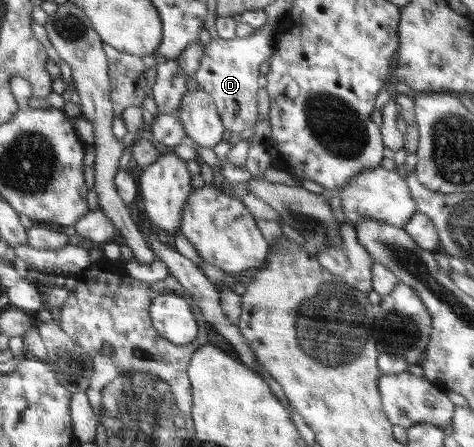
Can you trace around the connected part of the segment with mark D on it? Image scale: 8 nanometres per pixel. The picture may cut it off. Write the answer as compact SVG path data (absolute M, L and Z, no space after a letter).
M266 24L258 27L249 36L236 36L230 40L218 37L211 39L205 46L194 78L199 87L212 97L224 128L232 134L252 127L258 120L256 100L256 92L259 89L258 78L260 78L258 69L260 64L269 60L269 56L274 52L275 37L279 39L276 25Z

